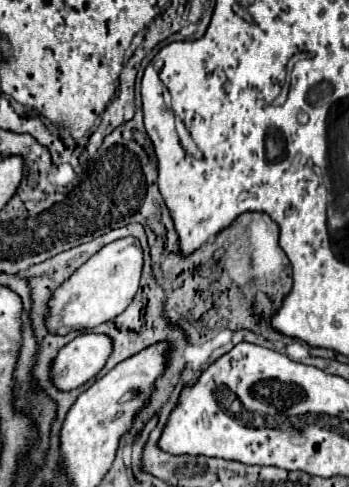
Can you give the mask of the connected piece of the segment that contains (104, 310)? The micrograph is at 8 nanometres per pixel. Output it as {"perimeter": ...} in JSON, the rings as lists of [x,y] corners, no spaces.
{"perimeter":[[[135,237],[117,239],[97,251],[83,267],[63,281],[49,297],[45,327],[51,335],[67,335],[71,331],[89,331],[105,321],[115,319],[127,309],[139,289],[143,267],[143,251]]]}

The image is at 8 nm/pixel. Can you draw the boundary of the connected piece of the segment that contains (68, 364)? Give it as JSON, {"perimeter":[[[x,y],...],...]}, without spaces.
{"perimeter":[[[83,333],[67,343],[51,363],[51,379],[59,391],[71,391],[93,379],[111,355],[107,335]]]}

